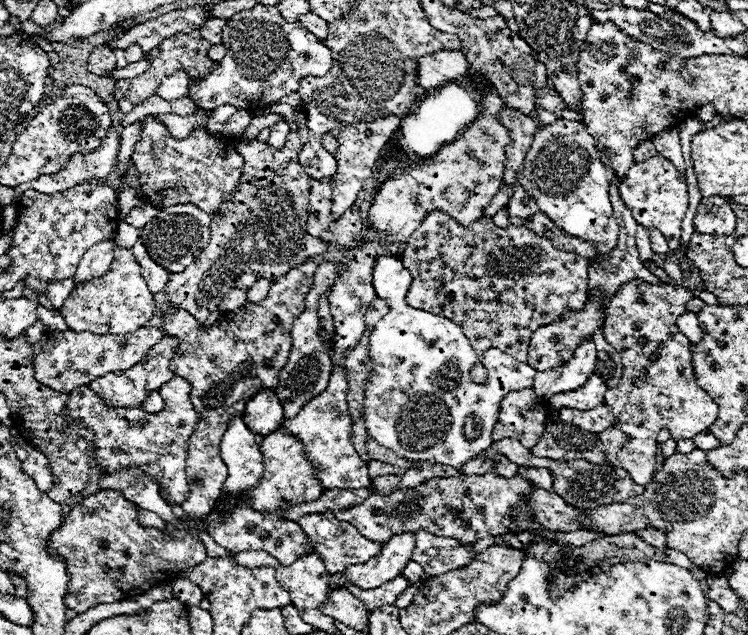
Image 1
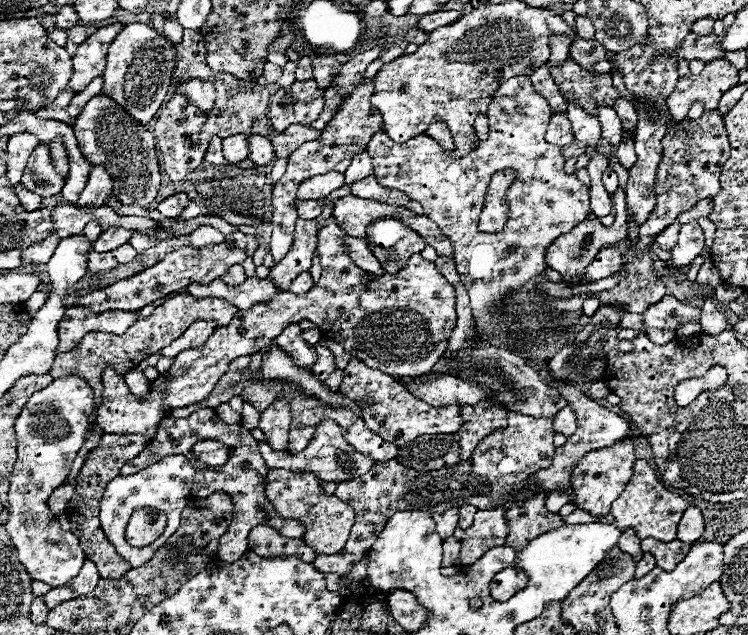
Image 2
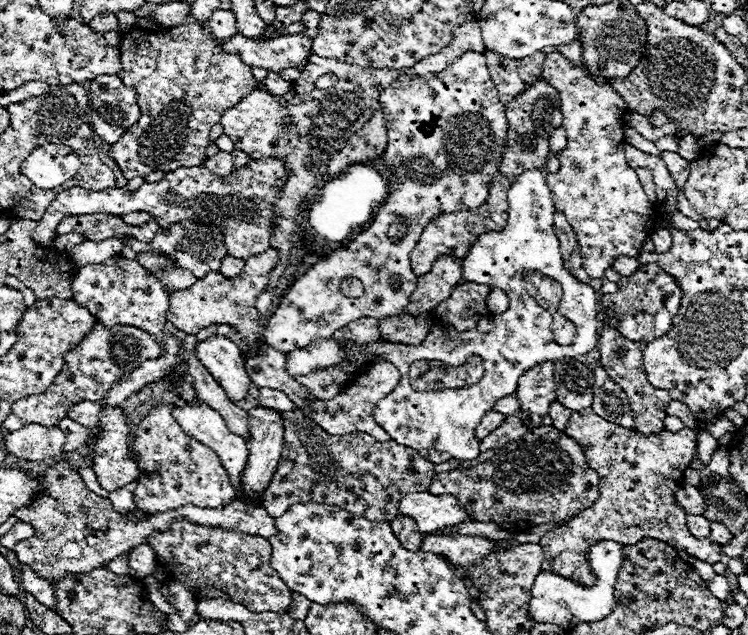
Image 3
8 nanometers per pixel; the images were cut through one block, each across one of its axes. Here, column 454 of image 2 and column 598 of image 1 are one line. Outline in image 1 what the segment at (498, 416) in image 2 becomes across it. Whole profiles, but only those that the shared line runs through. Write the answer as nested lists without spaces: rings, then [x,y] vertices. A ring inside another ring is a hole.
[[[634,278],[620,286],[620,290],[614,294],[614,298],[606,308],[604,336],[608,344],[614,344],[614,348],[622,356],[624,374],[618,386],[610,388],[602,400],[602,404],[608,406],[610,414],[616,418],[618,424],[598,432],[598,440],[604,446],[606,460],[614,466],[626,468],[626,472],[630,472],[632,480],[638,480],[638,484],[648,484],[656,472],[656,466],[658,466],[656,436],[660,430],[664,428],[670,430],[672,438],[676,440],[694,438],[696,434],[708,430],[718,416],[718,404],[694,382],[690,342],[686,340],[686,336],[678,332],[674,324],[676,318],[686,310],[686,302],[690,298],[692,298],[692,292],[678,284],[648,284],[644,280]]]

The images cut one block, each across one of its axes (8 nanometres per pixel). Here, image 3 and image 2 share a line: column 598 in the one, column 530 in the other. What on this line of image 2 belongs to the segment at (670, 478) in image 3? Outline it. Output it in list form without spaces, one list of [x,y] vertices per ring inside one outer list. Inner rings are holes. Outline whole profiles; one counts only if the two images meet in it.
[[[508,412],[508,428],[496,430],[486,436],[466,462],[458,462],[454,466],[446,466],[440,470],[418,472],[408,470],[400,462],[378,462],[374,468],[354,480],[342,482],[336,486],[334,496],[344,500],[356,510],[356,522],[352,526],[350,538],[342,552],[338,554],[320,554],[312,564],[320,572],[334,572],[334,574],[348,574],[356,562],[364,558],[364,554],[374,544],[378,532],[382,532],[386,520],[394,516],[398,510],[422,510],[422,512],[444,512],[446,508],[474,504],[478,510],[488,510],[502,506],[504,516],[508,522],[508,536],[506,546],[524,548],[530,540],[564,524],[558,514],[546,510],[546,492],[534,492],[526,500],[516,500],[516,494],[526,488],[528,478],[544,468],[550,468],[554,456],[554,430],[552,418],[532,418],[516,412]]]

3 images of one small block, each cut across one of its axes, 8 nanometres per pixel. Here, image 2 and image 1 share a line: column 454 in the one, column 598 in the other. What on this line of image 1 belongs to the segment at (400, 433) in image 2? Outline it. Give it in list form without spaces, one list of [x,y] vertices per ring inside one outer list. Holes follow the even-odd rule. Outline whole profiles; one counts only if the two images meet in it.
[[[598,406],[587,411],[580,411],[572,408],[560,408],[558,410],[558,416],[562,422],[566,424],[574,424],[574,426],[580,426],[588,432],[602,432],[604,428],[612,426],[614,424],[614,416],[610,416],[608,408],[606,406]]]

